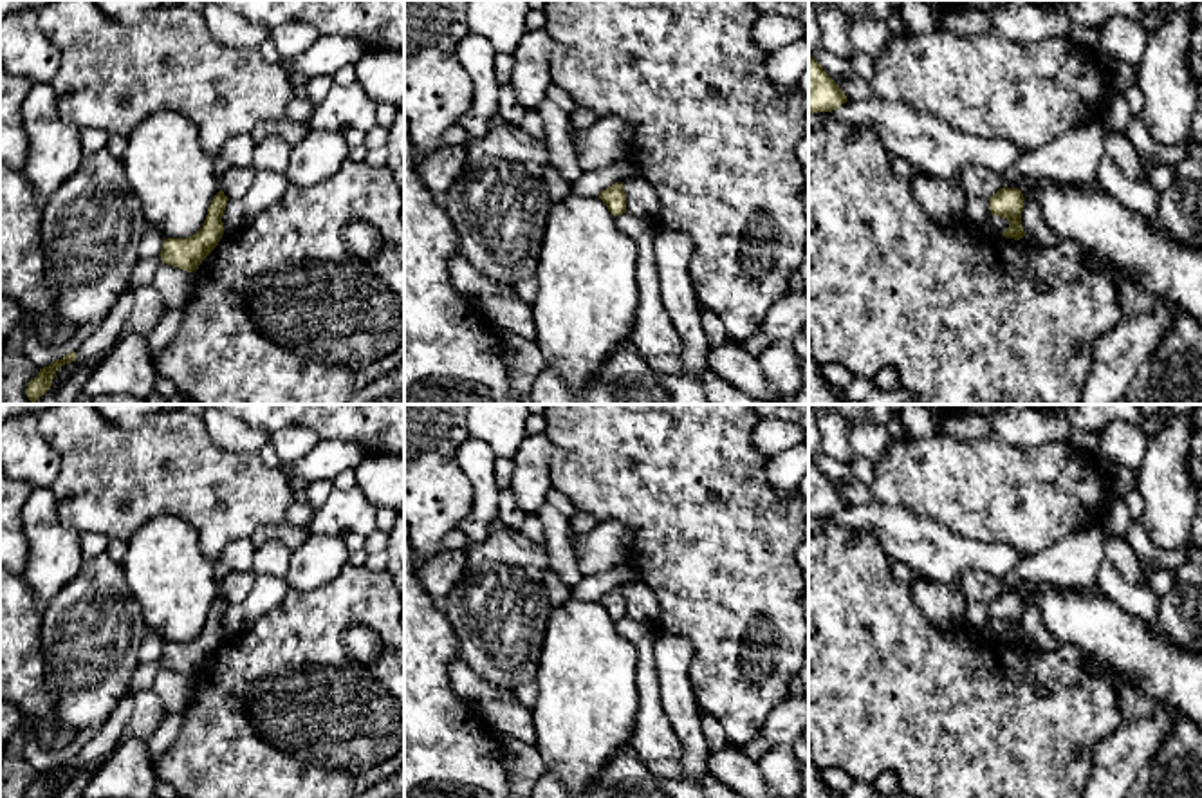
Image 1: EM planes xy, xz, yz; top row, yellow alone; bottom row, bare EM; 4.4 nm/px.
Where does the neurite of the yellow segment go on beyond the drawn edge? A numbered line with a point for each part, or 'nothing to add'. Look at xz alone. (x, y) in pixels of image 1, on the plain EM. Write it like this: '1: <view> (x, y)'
nothing to add

